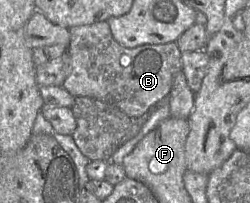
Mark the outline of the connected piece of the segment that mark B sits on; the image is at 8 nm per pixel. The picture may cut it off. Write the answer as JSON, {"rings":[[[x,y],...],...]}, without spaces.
{"rings":[[[107,21],[74,26],[69,29],[70,43],[67,53],[71,59],[71,72],[62,87],[74,97],[86,96],[115,105],[131,119],[140,118],[167,98],[176,73],[182,70],[181,52],[175,42],[146,44],[135,48],[121,46],[112,36]]]}

